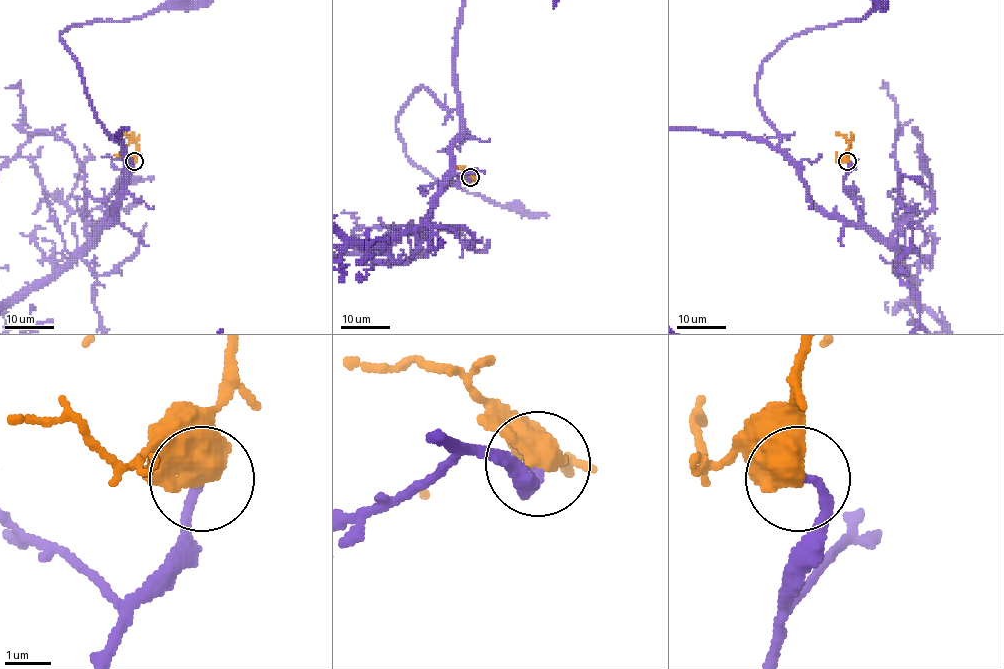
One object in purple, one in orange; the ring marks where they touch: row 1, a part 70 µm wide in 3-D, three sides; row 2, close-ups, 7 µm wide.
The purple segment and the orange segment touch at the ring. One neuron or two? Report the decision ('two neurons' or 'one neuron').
one neuron

